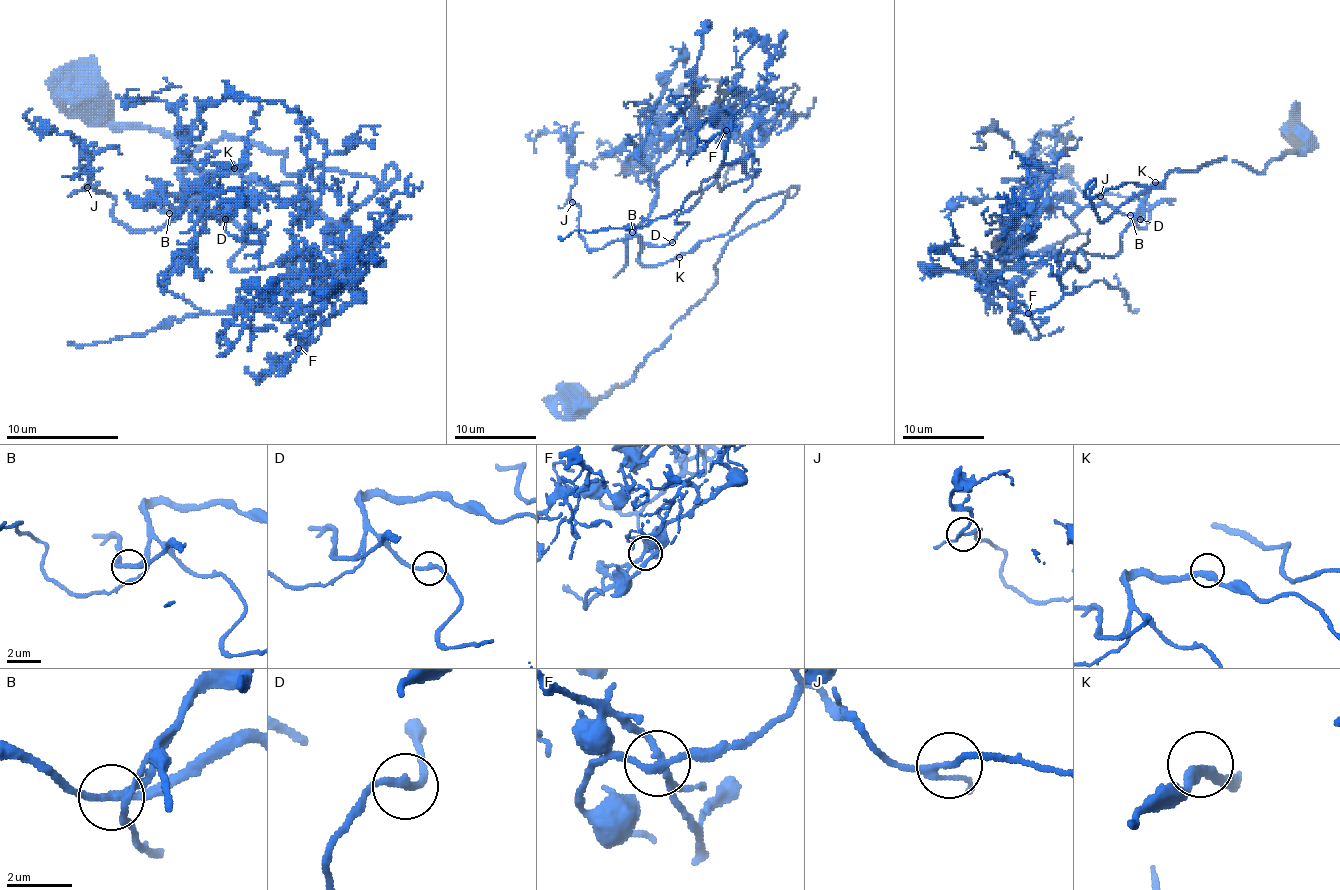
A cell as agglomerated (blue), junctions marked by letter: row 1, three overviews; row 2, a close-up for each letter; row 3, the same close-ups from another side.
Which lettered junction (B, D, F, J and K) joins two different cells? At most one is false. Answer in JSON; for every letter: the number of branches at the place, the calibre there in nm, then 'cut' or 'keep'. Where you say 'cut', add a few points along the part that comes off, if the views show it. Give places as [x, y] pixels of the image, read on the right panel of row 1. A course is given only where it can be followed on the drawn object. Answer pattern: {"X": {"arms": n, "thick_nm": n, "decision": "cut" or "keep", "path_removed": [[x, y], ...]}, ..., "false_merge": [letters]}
{"B": {"arms": 3, "thick_nm": 240, "decision": "keep"}, "D": {"arms": 2, "thick_nm": 200, "decision": "keep"}, "F": {"arms": 2, "thick_nm": 190, "decision": "keep"}, "J": {"arms": 3, "thick_nm": 150, "decision": "keep"}, "K": {"arms": 2, "thick_nm": 300, "decision": "keep"}, "false_merge": []}

